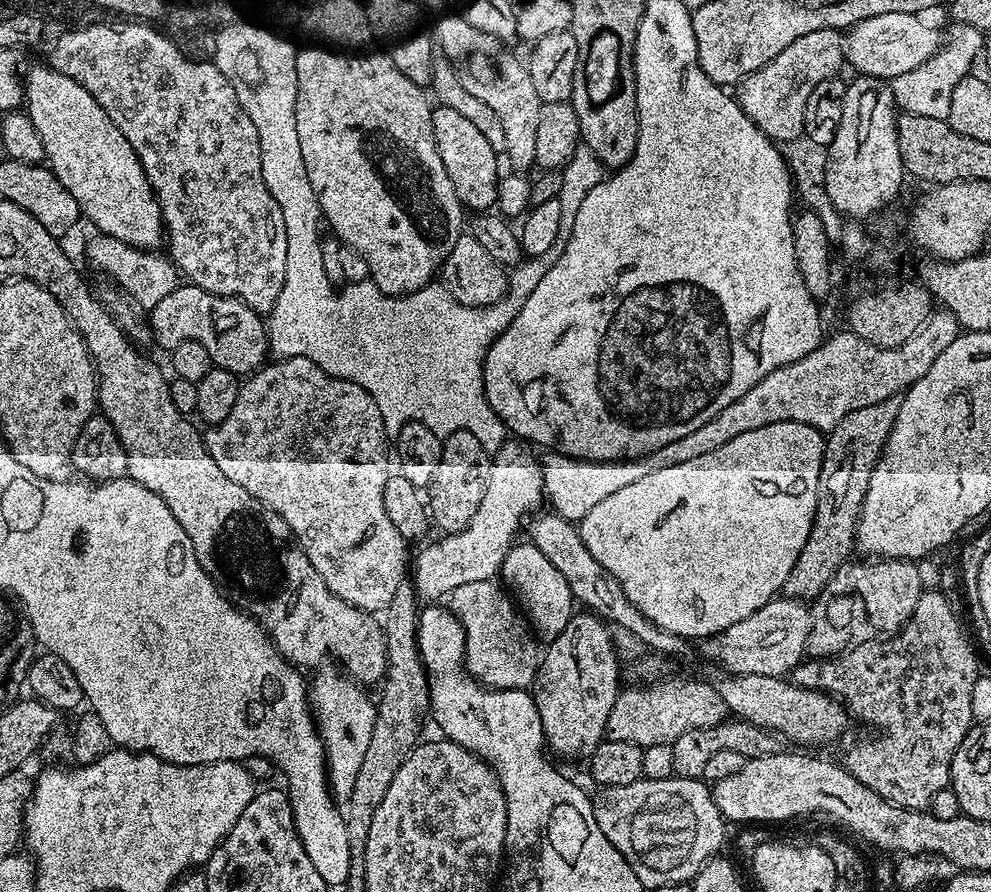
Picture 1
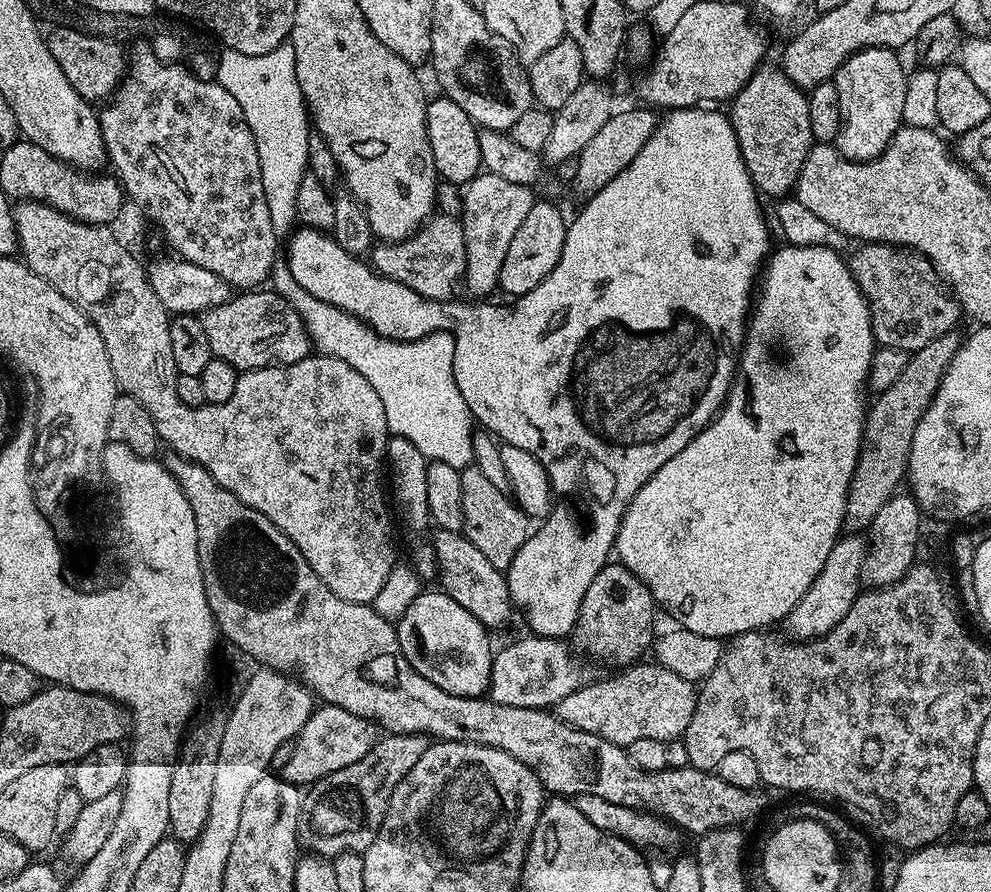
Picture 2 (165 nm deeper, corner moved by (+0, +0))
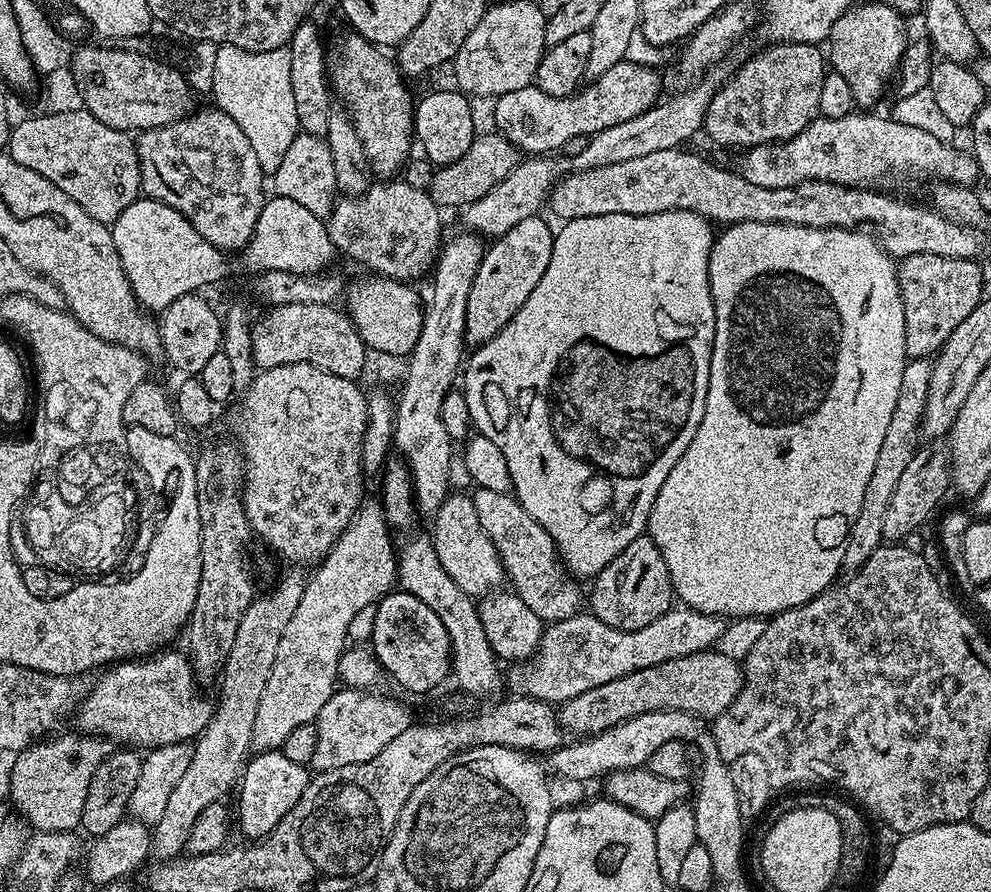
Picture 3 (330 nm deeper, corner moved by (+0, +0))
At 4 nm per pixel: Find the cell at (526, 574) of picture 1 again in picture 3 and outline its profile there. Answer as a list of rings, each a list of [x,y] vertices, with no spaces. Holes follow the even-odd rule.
[[[677,208],[666,210],[660,214],[646,214],[645,216],[615,212],[594,218],[578,218],[577,220],[567,221],[561,228],[564,229],[561,232],[559,229],[554,235],[550,266],[546,266],[546,274],[542,274],[542,279],[538,282],[538,286],[534,286],[530,298],[526,298],[526,302],[522,302],[522,310],[518,310],[518,314],[514,314],[514,318],[510,318],[510,322],[506,322],[506,326],[502,326],[502,330],[498,330],[498,334],[494,338],[490,338],[484,344],[479,345],[473,351],[476,352],[473,356],[471,353],[467,357],[462,368],[462,384],[464,380],[462,391],[466,398],[466,406],[470,410],[473,429],[494,442],[494,445],[498,446],[498,450],[502,452],[506,460],[509,477],[512,480],[511,491],[514,493],[516,501],[524,507],[526,514],[530,514],[530,518],[538,521],[542,530],[546,530],[546,534],[550,534],[550,538],[556,543],[556,551],[565,569],[573,577],[588,576],[587,578],[594,578],[606,565],[614,562],[614,558],[618,558],[618,554],[622,554],[622,550],[626,550],[626,546],[630,546],[630,542],[634,542],[634,538],[645,535],[650,510],[654,506],[654,498],[658,498],[658,490],[662,490],[662,482],[666,482],[666,474],[670,474],[670,470],[674,470],[678,458],[682,458],[682,454],[686,454],[686,446],[690,446],[690,442],[694,442],[694,434],[698,434],[698,422],[702,422],[702,414],[706,410],[706,390],[710,386],[710,358],[714,346],[714,330],[716,329],[714,298],[710,294],[710,274],[708,273],[714,231],[712,232],[713,225],[706,217],[698,215],[697,212],[678,210]]]

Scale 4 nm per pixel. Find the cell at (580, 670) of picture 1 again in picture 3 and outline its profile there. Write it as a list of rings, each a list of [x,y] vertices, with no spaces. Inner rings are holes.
[[[645,534],[634,538],[614,562],[606,565],[591,581],[592,615],[598,617],[606,626],[614,626],[618,630],[637,632],[654,618],[662,618],[674,606],[674,593],[670,570],[666,570],[666,562],[662,558],[662,550]]]

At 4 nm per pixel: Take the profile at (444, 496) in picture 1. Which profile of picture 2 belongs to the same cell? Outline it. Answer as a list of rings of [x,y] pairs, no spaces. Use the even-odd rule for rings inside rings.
[[[474,466],[461,471],[462,478],[462,514],[464,527],[462,535],[494,566],[498,571],[507,573],[510,562],[514,562],[514,554],[518,554],[521,546],[527,542],[530,535],[530,519],[519,507],[516,501],[509,498],[505,492],[498,490]]]

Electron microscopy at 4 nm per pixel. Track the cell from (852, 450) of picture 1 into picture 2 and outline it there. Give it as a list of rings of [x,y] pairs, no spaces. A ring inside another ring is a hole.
[[[953,330],[942,334],[942,338],[934,338],[934,342],[926,342],[917,352],[911,353],[894,386],[890,386],[885,392],[879,393],[875,397],[876,401],[871,401],[864,417],[864,441],[860,443],[860,453],[856,459],[856,469],[848,483],[848,501],[844,511],[844,528],[853,533],[860,534],[865,530],[871,529],[874,522],[874,514],[886,506],[886,502],[891,496],[897,495],[899,484],[905,483],[908,474],[908,459],[910,458],[910,442],[914,442],[914,426],[922,418],[922,414],[930,406],[954,354],[960,349],[962,336],[959,331]]]

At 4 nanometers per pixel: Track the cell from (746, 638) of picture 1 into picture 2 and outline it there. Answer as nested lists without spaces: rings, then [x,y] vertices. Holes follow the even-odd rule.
[[[844,534],[836,541],[834,550],[830,550],[830,558],[826,558],[826,566],[814,578],[810,590],[802,594],[798,606],[790,610],[790,614],[783,621],[783,631],[793,640],[813,640],[825,636],[854,606],[856,597],[862,591],[862,573],[864,571],[864,550],[866,540],[860,534]]]

